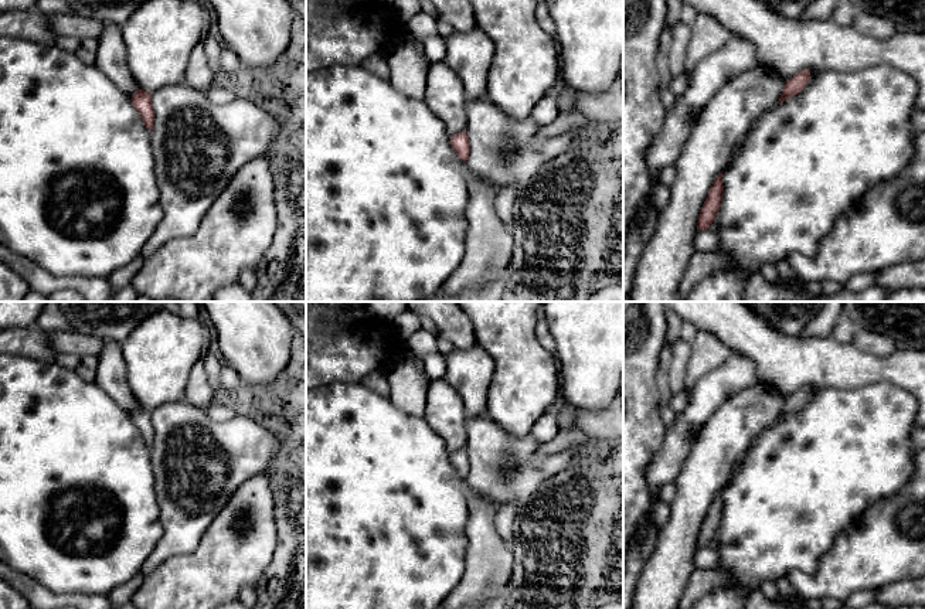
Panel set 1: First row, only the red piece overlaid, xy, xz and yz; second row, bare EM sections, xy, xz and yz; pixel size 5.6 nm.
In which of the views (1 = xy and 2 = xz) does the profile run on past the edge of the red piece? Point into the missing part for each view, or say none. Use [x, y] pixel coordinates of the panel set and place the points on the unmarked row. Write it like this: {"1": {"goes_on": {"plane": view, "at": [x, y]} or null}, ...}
{"1": {"goes_on": null}, "2": {"goes_on": null}}

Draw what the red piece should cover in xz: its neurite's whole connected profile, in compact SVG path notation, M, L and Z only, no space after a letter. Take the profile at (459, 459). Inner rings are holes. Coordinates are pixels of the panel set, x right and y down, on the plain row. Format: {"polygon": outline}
{"polygon": "M466 448L452 453L450 462L455 466L459 477L462 477L465 480L470 472L470 460L469 460L469 455L467 455Z"}

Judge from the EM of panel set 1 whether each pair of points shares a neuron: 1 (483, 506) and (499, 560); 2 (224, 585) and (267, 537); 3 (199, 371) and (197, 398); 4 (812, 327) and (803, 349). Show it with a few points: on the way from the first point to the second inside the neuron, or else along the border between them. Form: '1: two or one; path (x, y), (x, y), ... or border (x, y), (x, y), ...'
1: one; path (483, 519), (486, 547)
2: one; path (230, 574), (255, 548)
3: one; path (199, 378), (199, 391)
4: two; border (799, 334), (808, 337), (830, 336)

